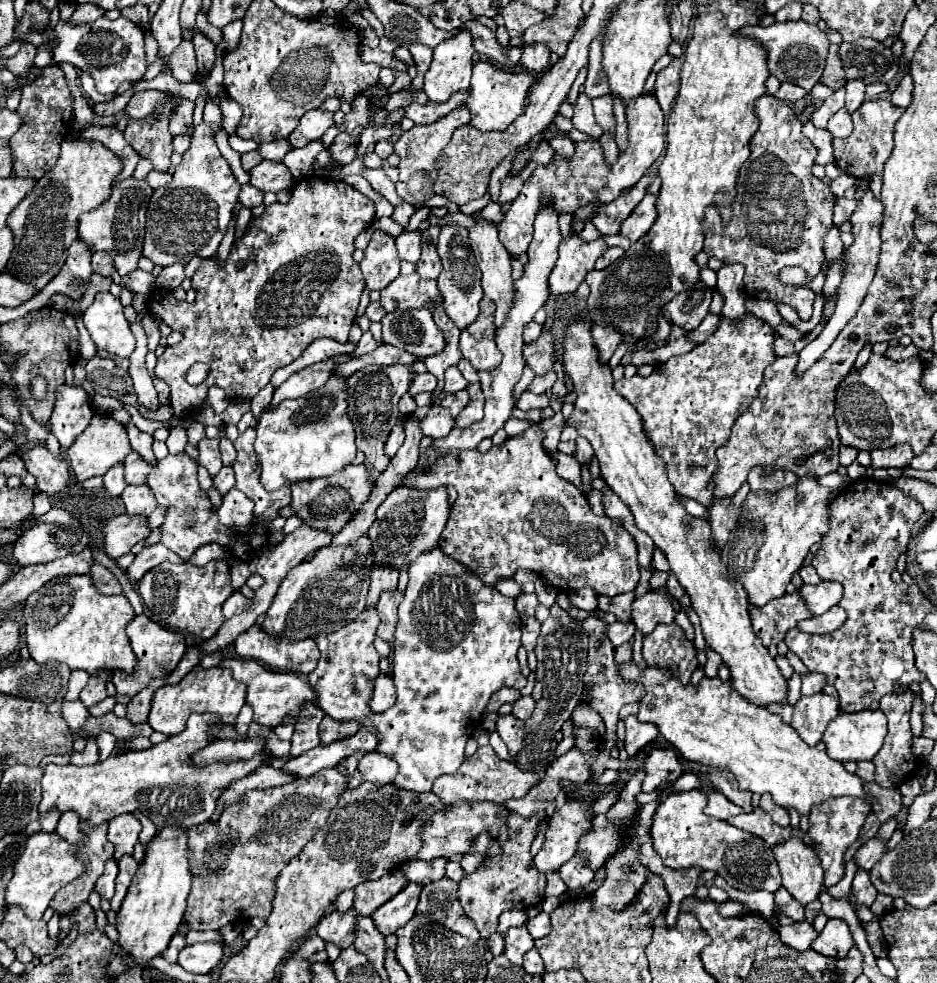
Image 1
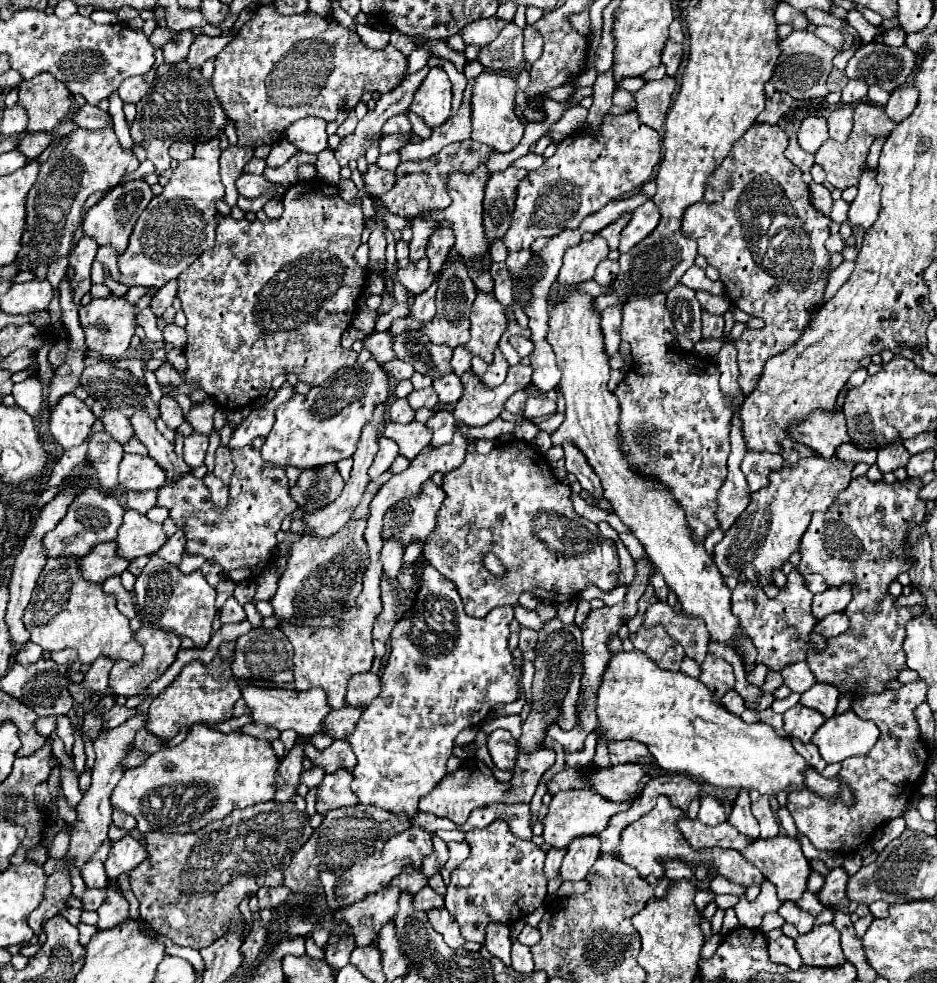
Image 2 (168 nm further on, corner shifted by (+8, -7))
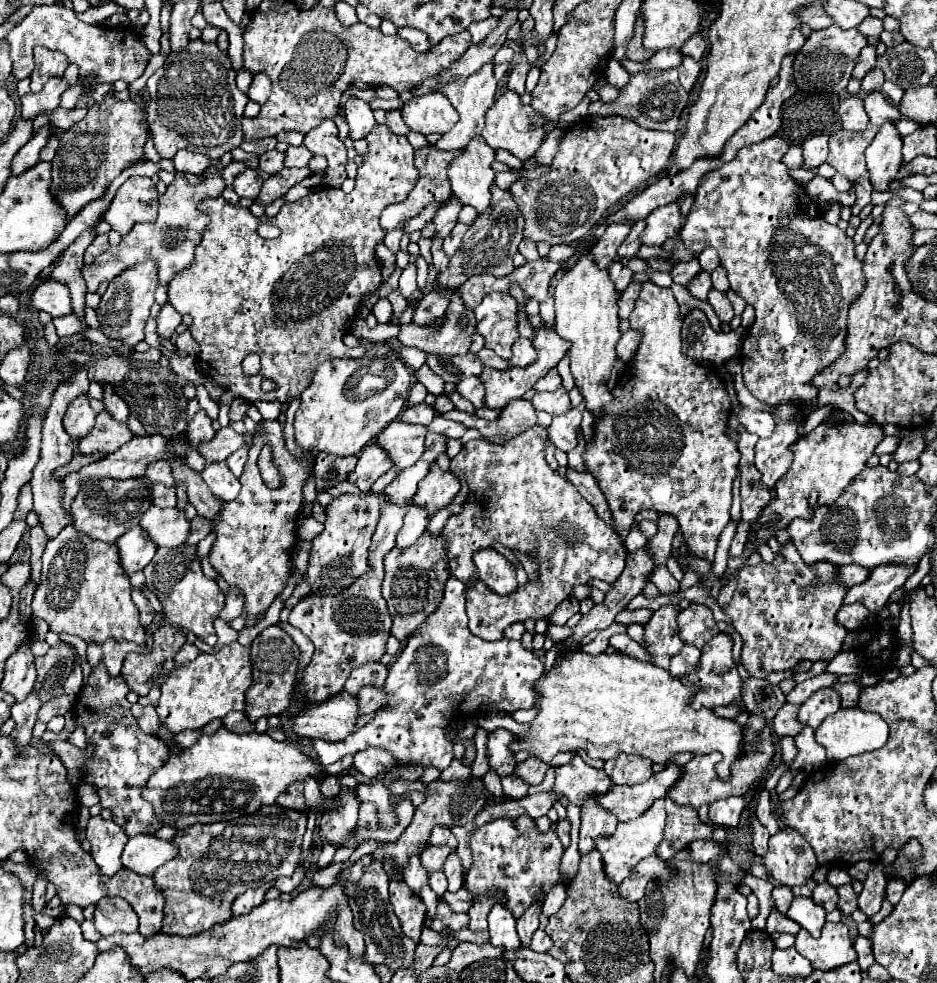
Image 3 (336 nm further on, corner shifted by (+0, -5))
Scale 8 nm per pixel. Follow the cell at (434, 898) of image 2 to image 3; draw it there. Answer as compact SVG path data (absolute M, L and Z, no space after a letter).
M462 887L458 889L456 893L450 893L446 891L442 897L440 897L454 913L466 913L470 909L470 903L472 903L472 895Z

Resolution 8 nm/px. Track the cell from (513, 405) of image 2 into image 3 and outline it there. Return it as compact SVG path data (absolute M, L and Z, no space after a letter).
M514 399L510 401L504 411L502 417L496 421L486 421L478 415L468 415L464 411L452 409L448 413L442 415L444 419L452 419L452 421L460 421L466 427L474 427L478 429L490 443L498 443L504 445L508 443L512 437L516 437L518 433L530 429L536 425L536 411L534 405L526 399Z

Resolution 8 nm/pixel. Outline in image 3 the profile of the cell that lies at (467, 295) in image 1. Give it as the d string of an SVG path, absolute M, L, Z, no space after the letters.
M458 289L452 293L450 305L440 327L422 327L416 323L402 325L398 339L404 345L414 345L426 353L436 355L456 355L466 353L476 331L476 317L470 307L464 307Z

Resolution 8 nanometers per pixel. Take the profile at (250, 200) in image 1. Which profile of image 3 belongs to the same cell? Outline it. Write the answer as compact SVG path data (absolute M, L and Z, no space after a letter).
M302 167L302 169L284 169L278 175L268 177L262 185L260 195L254 199L254 203L268 207L272 201L284 197L288 193L288 189L292 189L296 183L300 183L308 175L310 175L310 169Z

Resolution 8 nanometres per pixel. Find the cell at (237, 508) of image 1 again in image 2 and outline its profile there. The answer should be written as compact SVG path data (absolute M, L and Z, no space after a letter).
M206 473L204 483L206 483L206 487L210 489L212 501L214 501L218 507L224 507L224 505L228 503L228 485L224 485L214 473Z

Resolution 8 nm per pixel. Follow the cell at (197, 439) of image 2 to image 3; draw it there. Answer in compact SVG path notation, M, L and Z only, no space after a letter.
M202 409L194 415L194 419L190 421L188 431L186 431L190 443L196 445L196 447L200 447L200 443L206 443L208 439L212 439L214 433L216 433L216 431L212 429L212 421L210 421L210 417L206 415L206 411L202 411Z

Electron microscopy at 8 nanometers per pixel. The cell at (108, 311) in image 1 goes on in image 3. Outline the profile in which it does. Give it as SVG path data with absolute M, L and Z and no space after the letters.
M154 261L138 263L132 269L126 269L124 273L120 273L116 279L112 279L106 293L100 299L100 307L96 309L100 331L108 339L120 341L124 347L134 349L134 345L144 339L144 325L146 325L146 319L150 317L150 307L154 303L156 287L158 283L156 283L156 263Z

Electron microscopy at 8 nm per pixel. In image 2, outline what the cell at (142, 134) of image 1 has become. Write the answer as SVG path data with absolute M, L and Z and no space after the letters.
M180 61L176 65L162 63L156 69L150 91L136 103L136 111L136 119L130 127L132 139L140 139L148 159L158 171L168 169L168 141L194 141L196 137L196 143L206 143L206 139L210 141L220 137L228 125L228 117L214 95L212 83L202 77L200 67L190 67L188 61Z

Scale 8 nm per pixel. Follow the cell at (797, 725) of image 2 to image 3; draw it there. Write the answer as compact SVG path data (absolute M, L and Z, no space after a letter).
M818 689L806 703L800 705L798 721L806 727L816 729L826 717L834 715L840 709L840 697L832 689Z

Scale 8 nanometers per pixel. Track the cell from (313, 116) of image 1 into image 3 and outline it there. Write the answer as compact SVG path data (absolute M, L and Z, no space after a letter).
M324 119L318 127L304 135L304 145L314 153L328 159L324 185L340 187L346 179L346 147L338 139L338 127L332 119Z

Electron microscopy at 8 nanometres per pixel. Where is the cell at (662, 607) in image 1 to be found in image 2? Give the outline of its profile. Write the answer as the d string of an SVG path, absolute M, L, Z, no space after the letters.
M654 603L646 611L644 625L656 625L662 623L672 639L676 639L688 657L692 657L698 665L702 665L706 651L708 651L708 629L704 625L704 619L690 617L684 611L674 611L668 603Z

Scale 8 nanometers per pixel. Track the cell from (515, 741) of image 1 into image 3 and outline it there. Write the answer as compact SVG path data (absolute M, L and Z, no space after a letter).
M496 729L488 735L488 759L490 759L490 767L500 775L512 775L516 769L516 759L514 753L510 749L510 745L514 743L514 735L506 729Z

